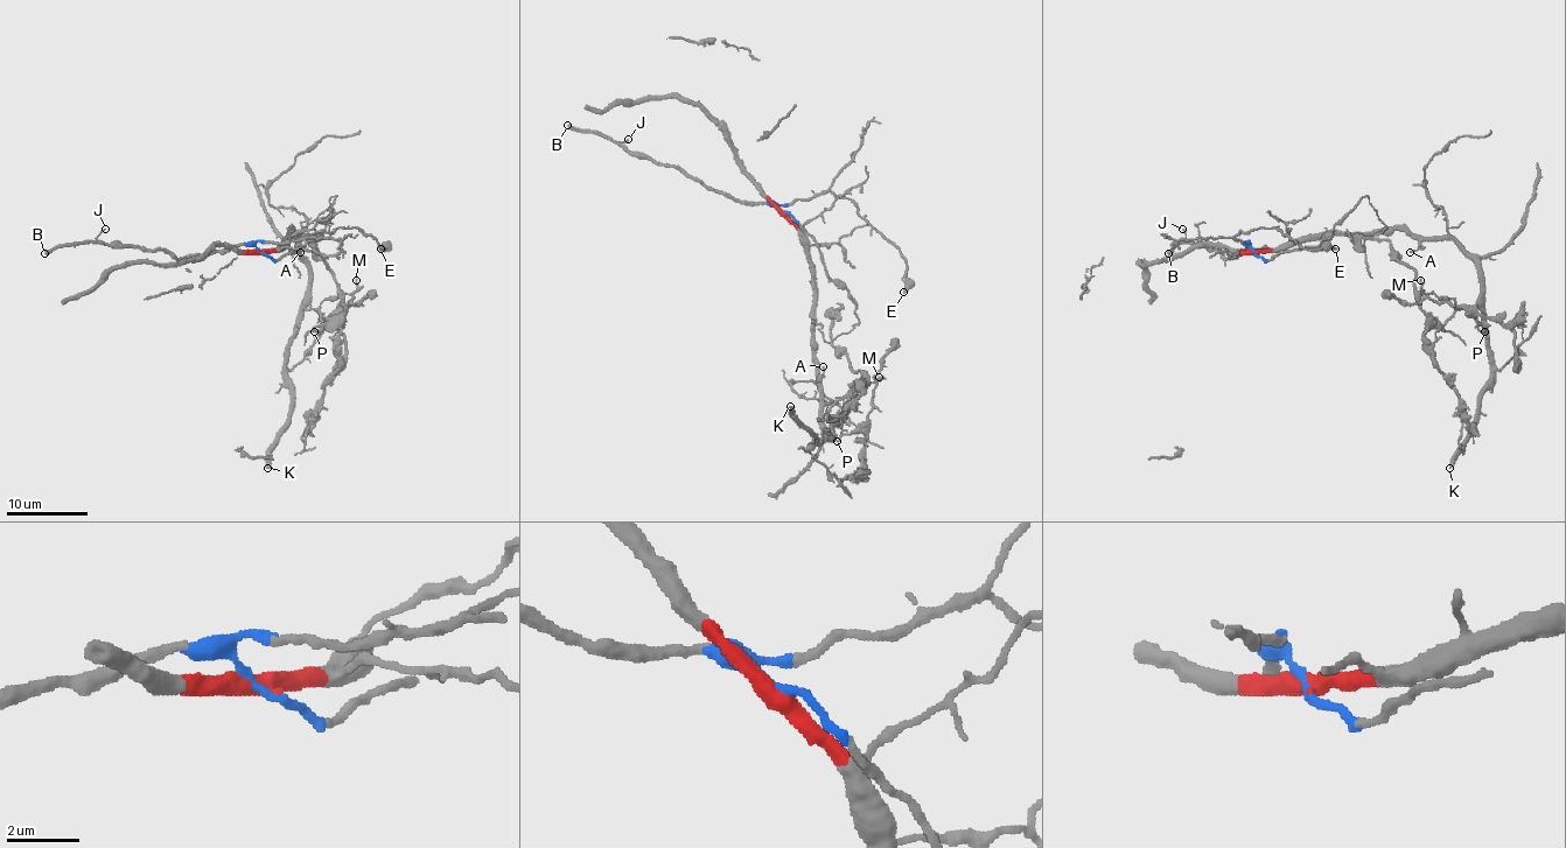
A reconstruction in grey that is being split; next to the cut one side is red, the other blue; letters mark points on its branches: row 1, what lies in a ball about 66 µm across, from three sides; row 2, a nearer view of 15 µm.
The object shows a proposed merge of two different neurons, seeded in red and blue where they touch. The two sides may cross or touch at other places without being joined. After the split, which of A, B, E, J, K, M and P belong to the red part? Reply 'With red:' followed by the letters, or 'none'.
With red: A, K, M, P

